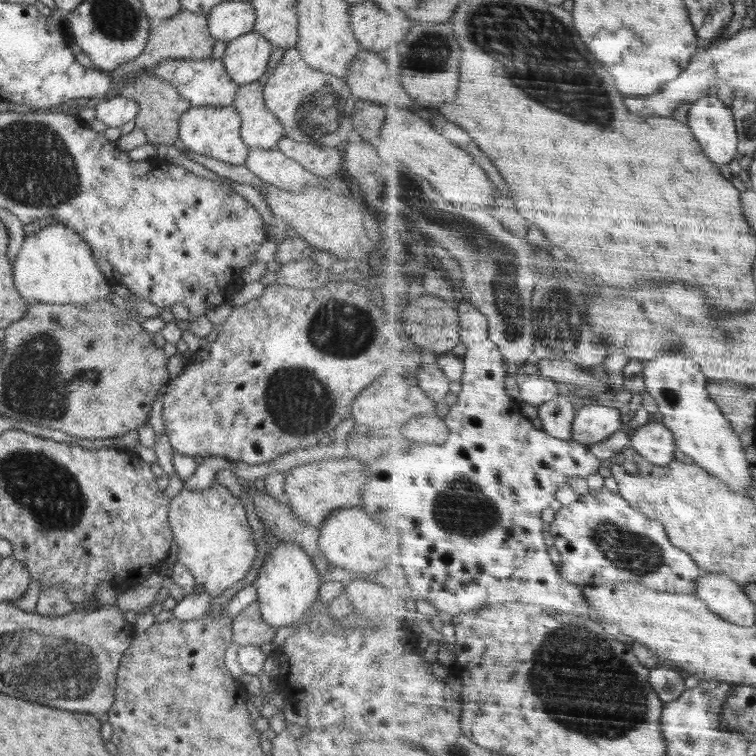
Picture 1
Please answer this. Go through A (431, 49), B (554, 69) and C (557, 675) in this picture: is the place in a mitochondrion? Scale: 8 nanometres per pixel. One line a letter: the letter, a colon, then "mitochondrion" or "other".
A: mitochondrion
B: mitochondrion
C: mitochondrion

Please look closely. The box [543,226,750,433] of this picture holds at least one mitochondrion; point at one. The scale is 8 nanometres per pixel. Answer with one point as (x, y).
(671, 396)

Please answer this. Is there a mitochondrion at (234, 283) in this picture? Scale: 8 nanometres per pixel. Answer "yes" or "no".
no

